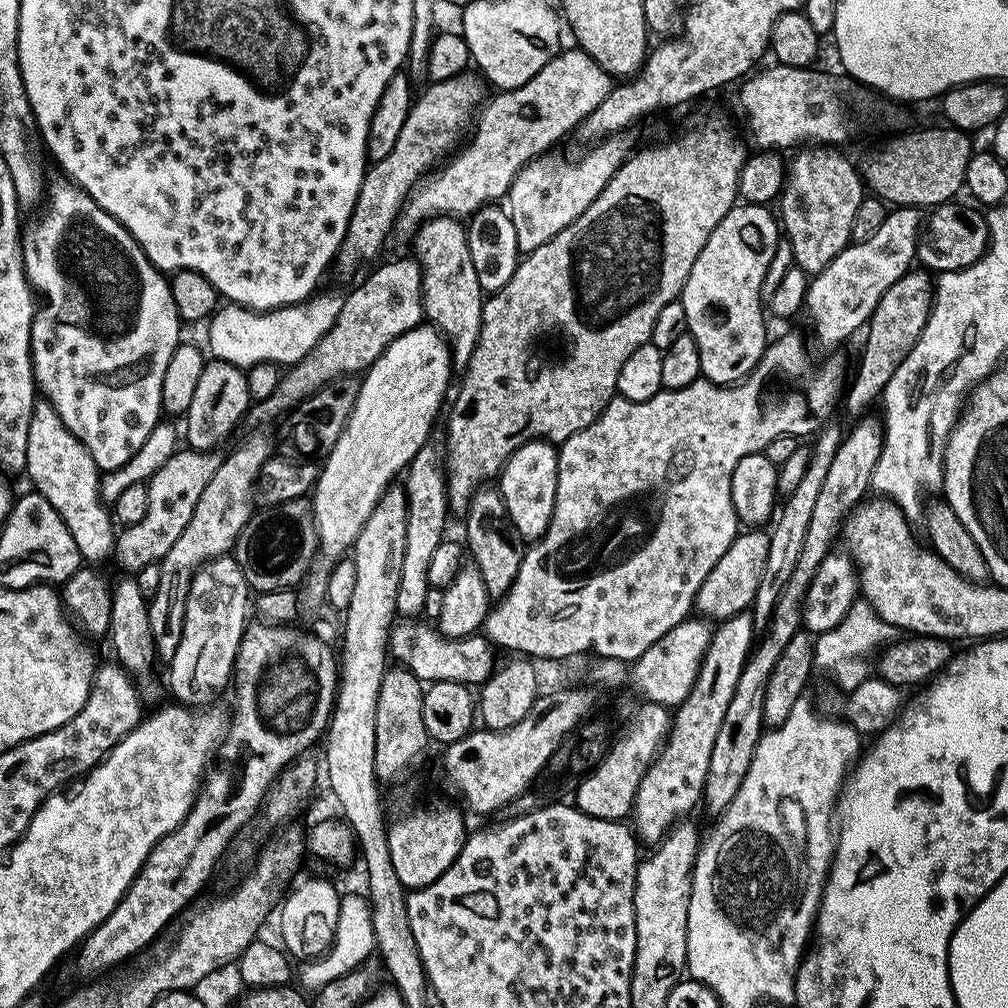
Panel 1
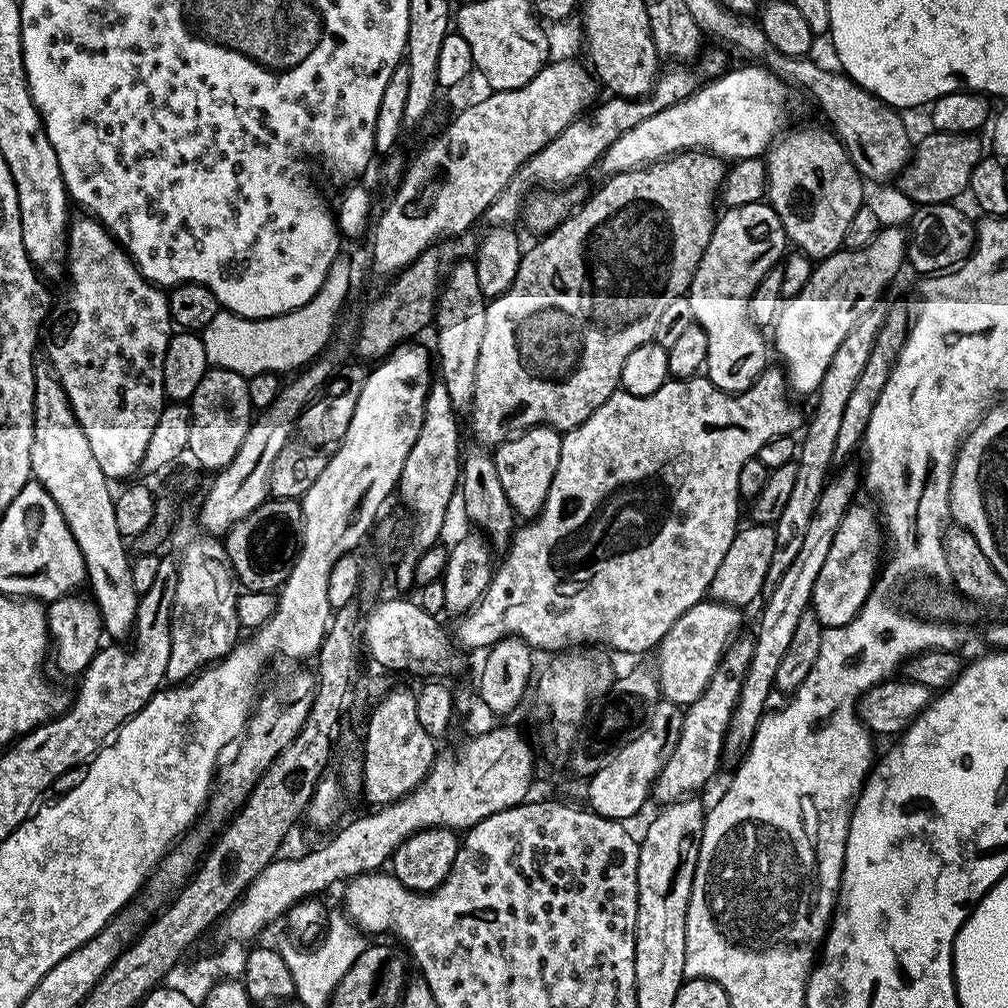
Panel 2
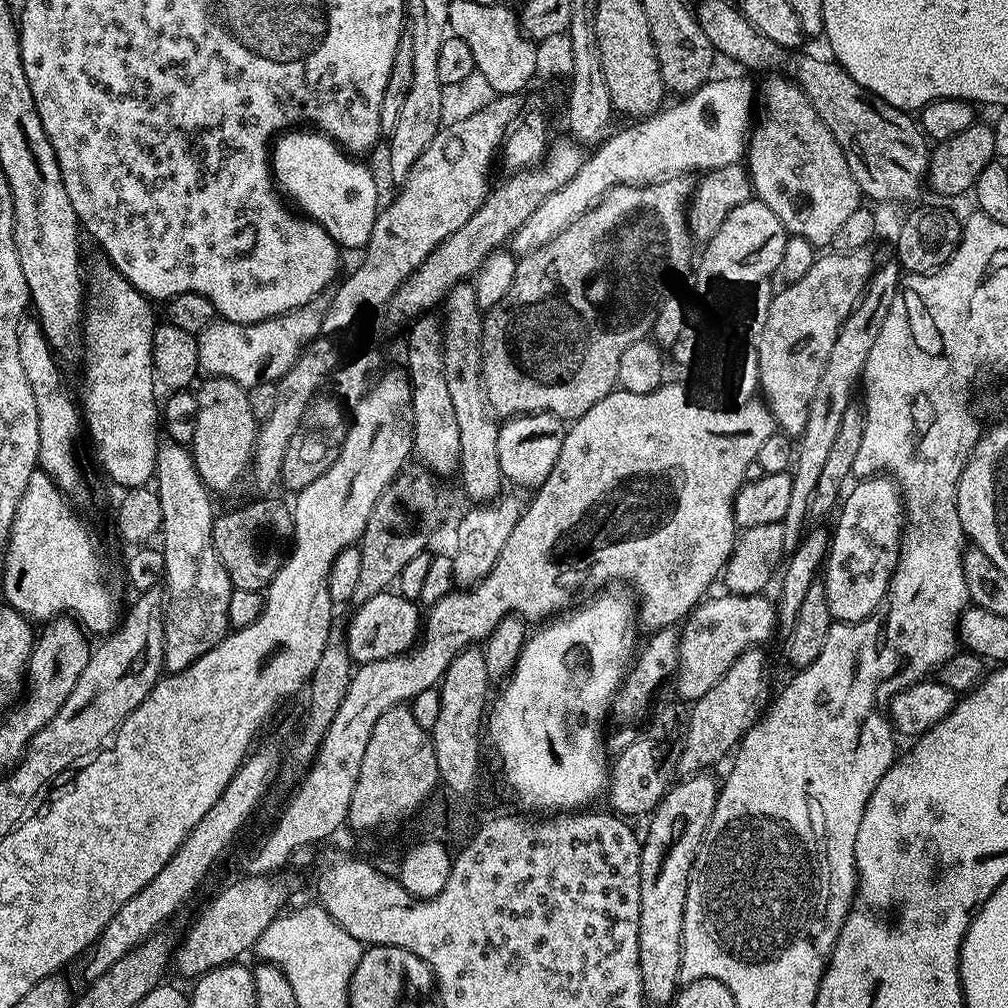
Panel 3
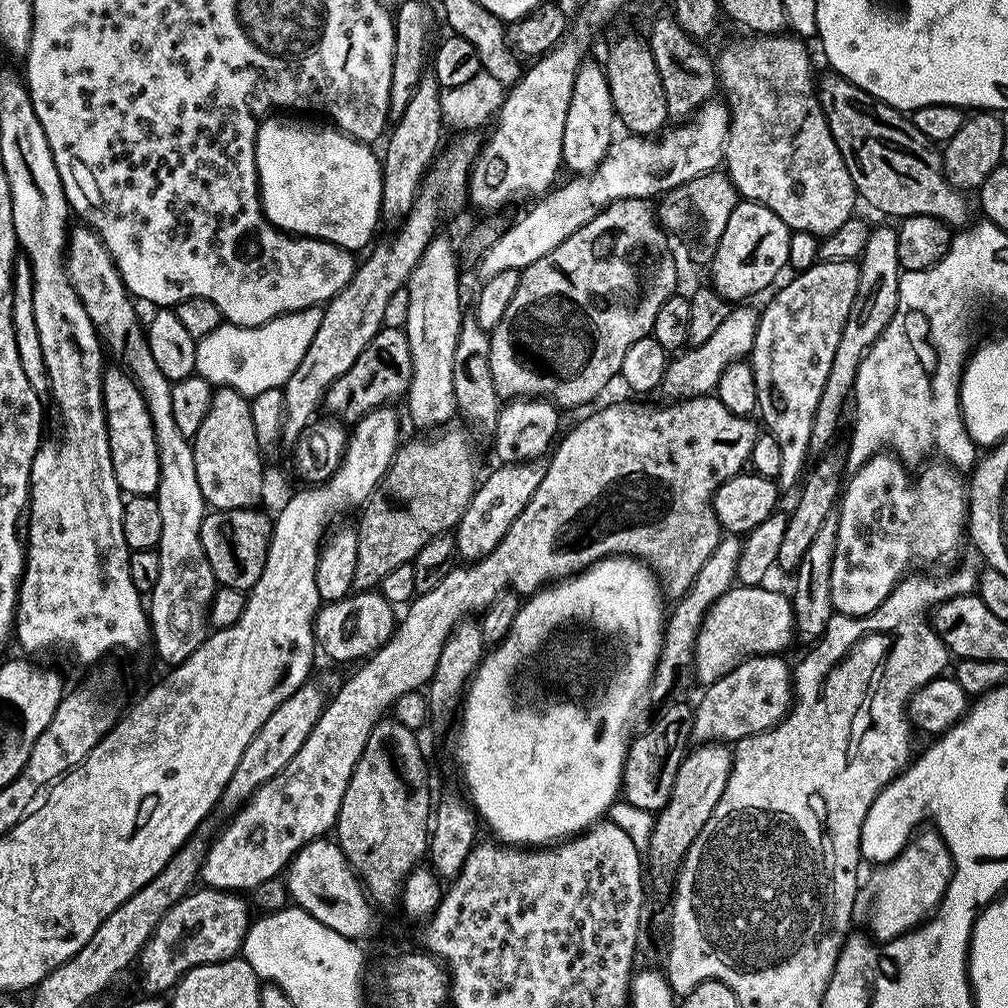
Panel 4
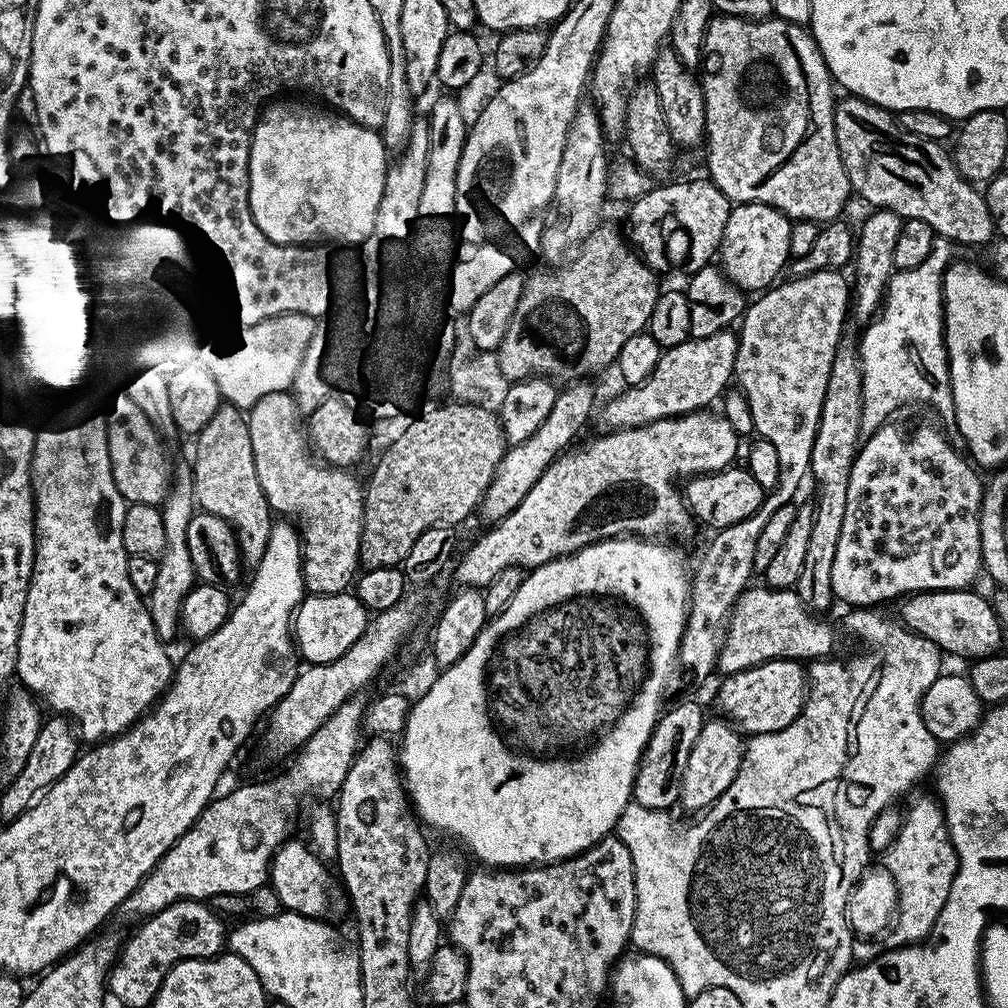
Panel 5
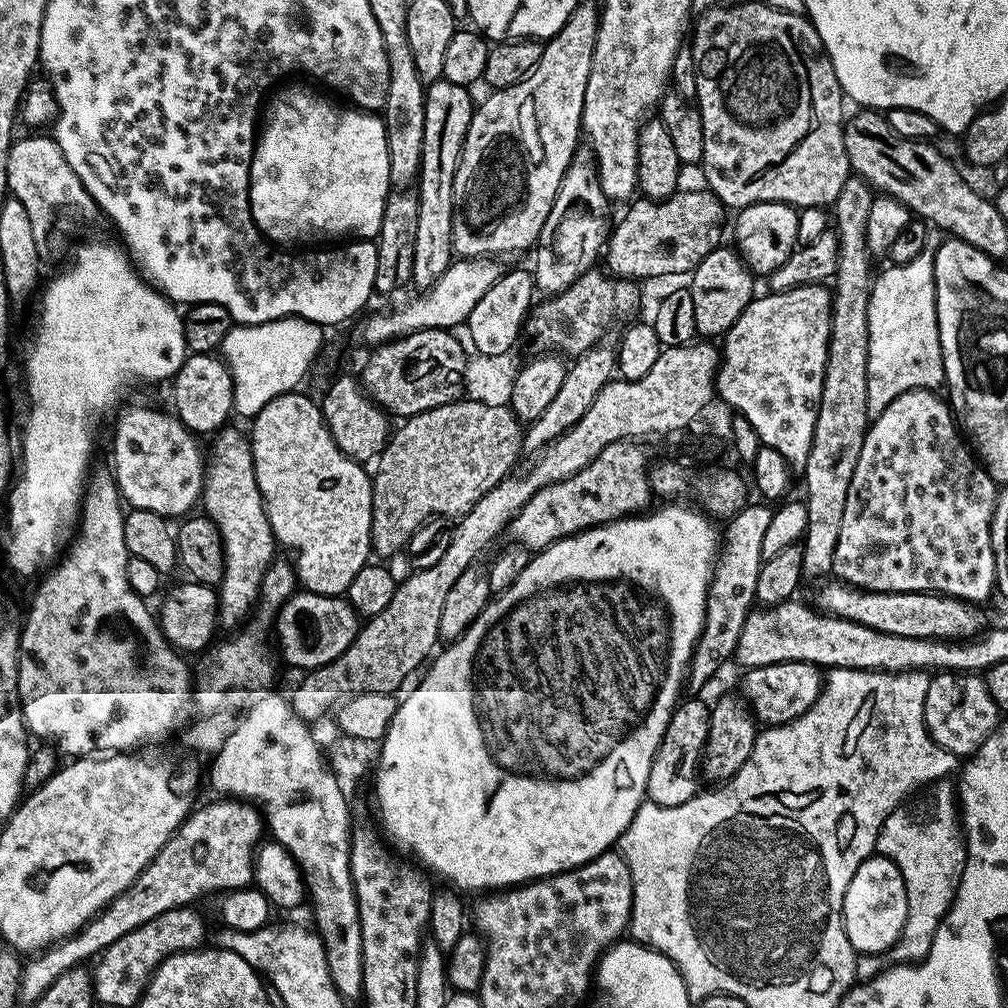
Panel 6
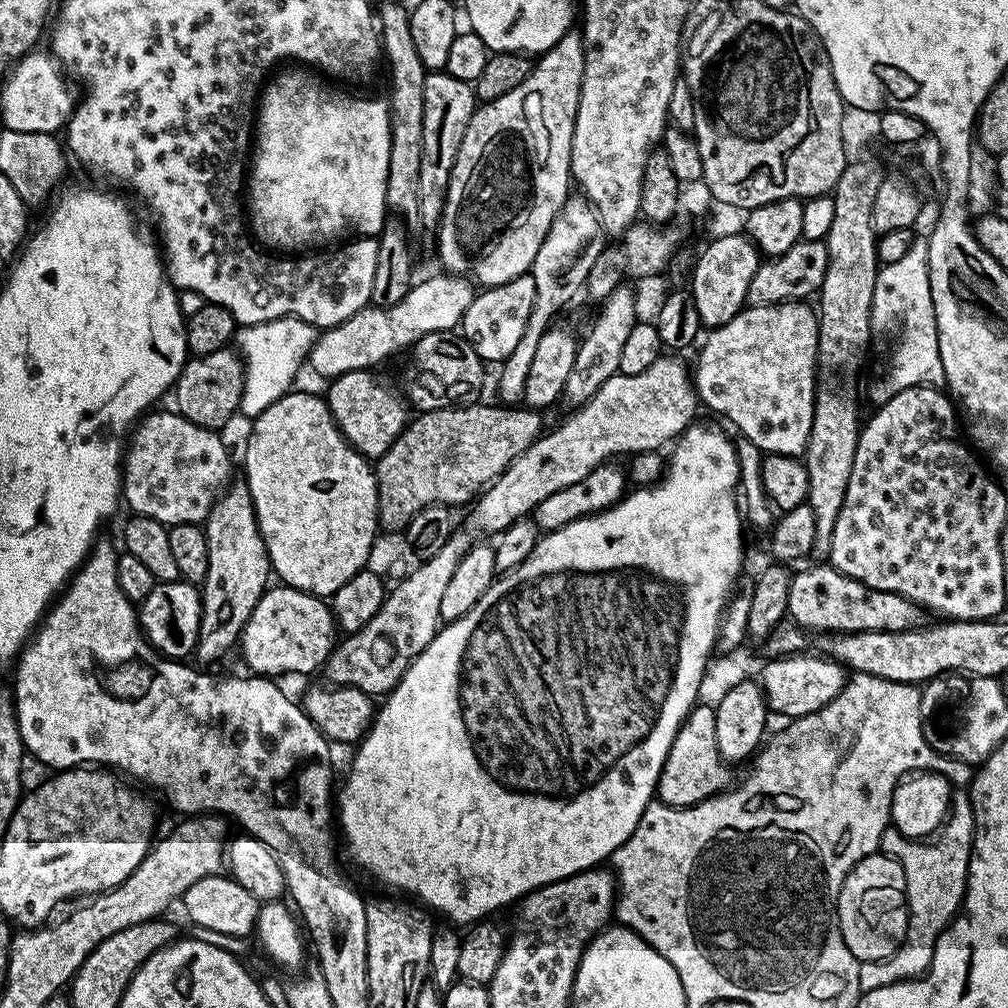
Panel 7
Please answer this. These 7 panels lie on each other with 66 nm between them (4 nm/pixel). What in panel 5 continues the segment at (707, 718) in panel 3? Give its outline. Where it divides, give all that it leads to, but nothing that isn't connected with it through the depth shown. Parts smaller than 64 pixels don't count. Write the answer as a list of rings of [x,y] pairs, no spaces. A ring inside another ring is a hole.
[[[771,660],[725,675],[723,679],[716,689],[715,707],[720,707],[719,715],[735,724],[744,734],[757,736],[786,730],[786,726],[798,718],[808,698],[806,668],[799,660]]]

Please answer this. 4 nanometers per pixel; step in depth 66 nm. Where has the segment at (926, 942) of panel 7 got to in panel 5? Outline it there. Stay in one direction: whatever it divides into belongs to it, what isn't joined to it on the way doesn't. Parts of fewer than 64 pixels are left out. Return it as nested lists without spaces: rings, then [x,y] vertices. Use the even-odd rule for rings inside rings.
[[[929,796],[914,801],[908,813],[903,813],[900,829],[882,852],[882,868],[893,876],[897,887],[894,923],[886,936],[888,948],[903,948],[905,944],[923,942],[932,933],[938,914],[942,914],[942,906],[946,906],[946,898],[950,898],[950,886],[954,886],[958,858],[948,833],[948,824],[944,821],[944,809],[939,799]]]

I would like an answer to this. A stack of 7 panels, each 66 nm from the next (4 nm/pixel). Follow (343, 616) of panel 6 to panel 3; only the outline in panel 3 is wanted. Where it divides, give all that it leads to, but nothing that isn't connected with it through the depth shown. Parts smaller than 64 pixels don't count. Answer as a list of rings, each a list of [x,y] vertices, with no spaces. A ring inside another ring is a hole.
[[[392,590],[382,591],[359,605],[348,624],[348,636],[346,632],[348,653],[353,661],[357,665],[369,664],[382,658],[399,656],[413,647],[422,631],[422,612],[416,607],[413,601]]]

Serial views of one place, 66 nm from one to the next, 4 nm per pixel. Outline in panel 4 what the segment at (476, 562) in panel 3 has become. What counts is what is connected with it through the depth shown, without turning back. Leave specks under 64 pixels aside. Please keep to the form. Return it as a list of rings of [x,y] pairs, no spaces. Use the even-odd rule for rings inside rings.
[[[540,462],[501,463],[488,477],[479,481],[472,500],[466,506],[462,518],[454,529],[454,548],[459,559],[464,562],[475,562],[486,558],[506,538],[506,530],[514,526],[514,518],[526,510],[526,502],[538,490],[544,477],[545,465]]]

